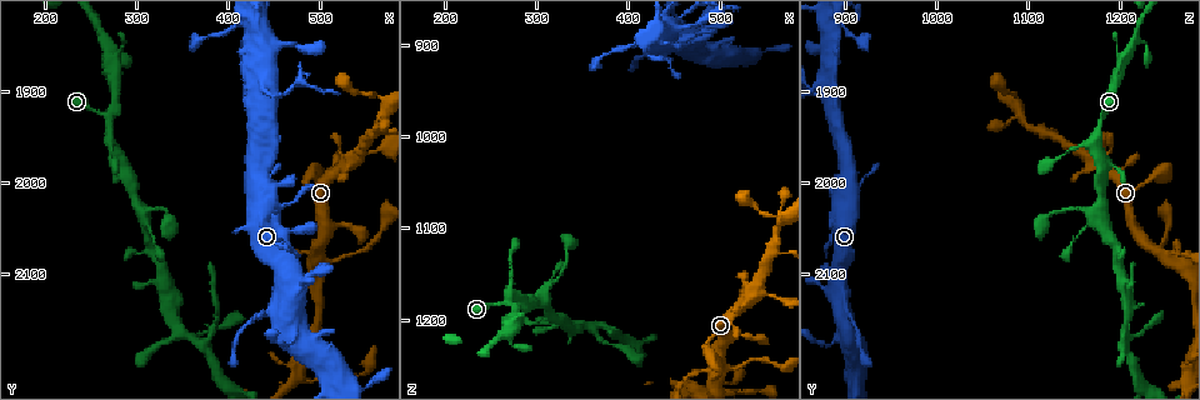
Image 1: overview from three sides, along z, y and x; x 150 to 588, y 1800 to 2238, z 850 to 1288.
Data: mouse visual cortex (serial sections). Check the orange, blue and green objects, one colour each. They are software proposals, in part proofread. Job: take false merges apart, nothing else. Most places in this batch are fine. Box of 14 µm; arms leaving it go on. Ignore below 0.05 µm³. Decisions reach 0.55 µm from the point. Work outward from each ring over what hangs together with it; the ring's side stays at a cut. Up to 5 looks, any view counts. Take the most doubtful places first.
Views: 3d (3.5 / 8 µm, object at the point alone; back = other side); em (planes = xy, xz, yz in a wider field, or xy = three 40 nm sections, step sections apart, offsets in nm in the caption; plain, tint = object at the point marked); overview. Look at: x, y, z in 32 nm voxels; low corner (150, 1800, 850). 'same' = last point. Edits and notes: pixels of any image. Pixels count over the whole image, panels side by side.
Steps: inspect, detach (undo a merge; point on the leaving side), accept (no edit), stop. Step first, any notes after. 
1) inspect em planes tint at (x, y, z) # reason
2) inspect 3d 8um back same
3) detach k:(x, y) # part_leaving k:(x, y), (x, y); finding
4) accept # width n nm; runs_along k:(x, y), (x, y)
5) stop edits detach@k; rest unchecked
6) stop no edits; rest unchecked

inspect 3d 3.5um at (500, 2085, 1255)

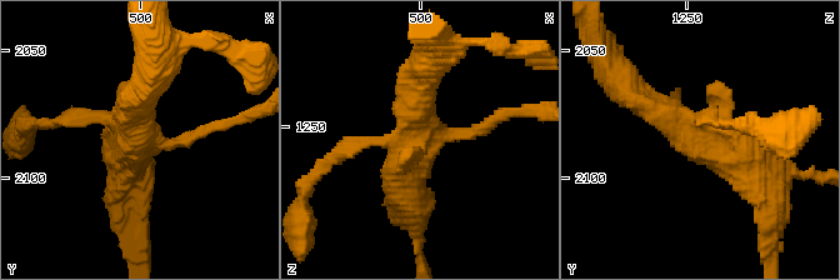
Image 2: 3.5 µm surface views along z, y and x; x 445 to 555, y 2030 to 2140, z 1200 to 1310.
inspect em xy step 2 tint at (498, 2085, 1254) # need the tissue

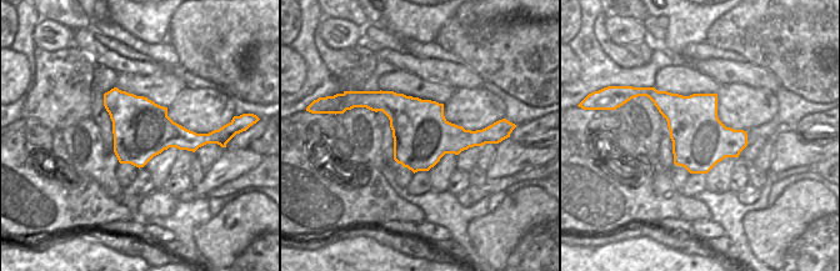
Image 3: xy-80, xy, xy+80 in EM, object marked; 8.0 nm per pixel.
accept # width 460 nm; runs_along 2:(634, 91), (769, 180); continuous, no second cell

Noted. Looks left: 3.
inspect 3d 8um at (540, 1970, 1165) # a fork

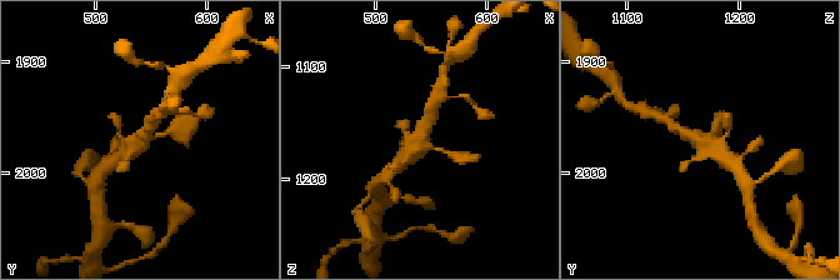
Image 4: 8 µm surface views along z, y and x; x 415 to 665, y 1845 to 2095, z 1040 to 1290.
inspect em xy step 3 tint at (540, 1974, 1164)

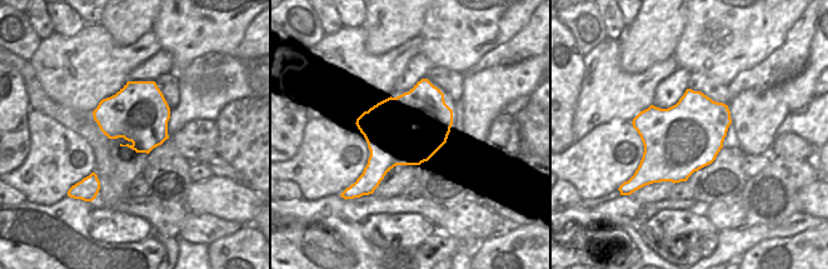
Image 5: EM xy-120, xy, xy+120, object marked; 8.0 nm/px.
accept # runs_along 4:(724, 160), (713, 148), (673, 126); one cell here

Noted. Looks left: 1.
stop no edits; rest unchecked

